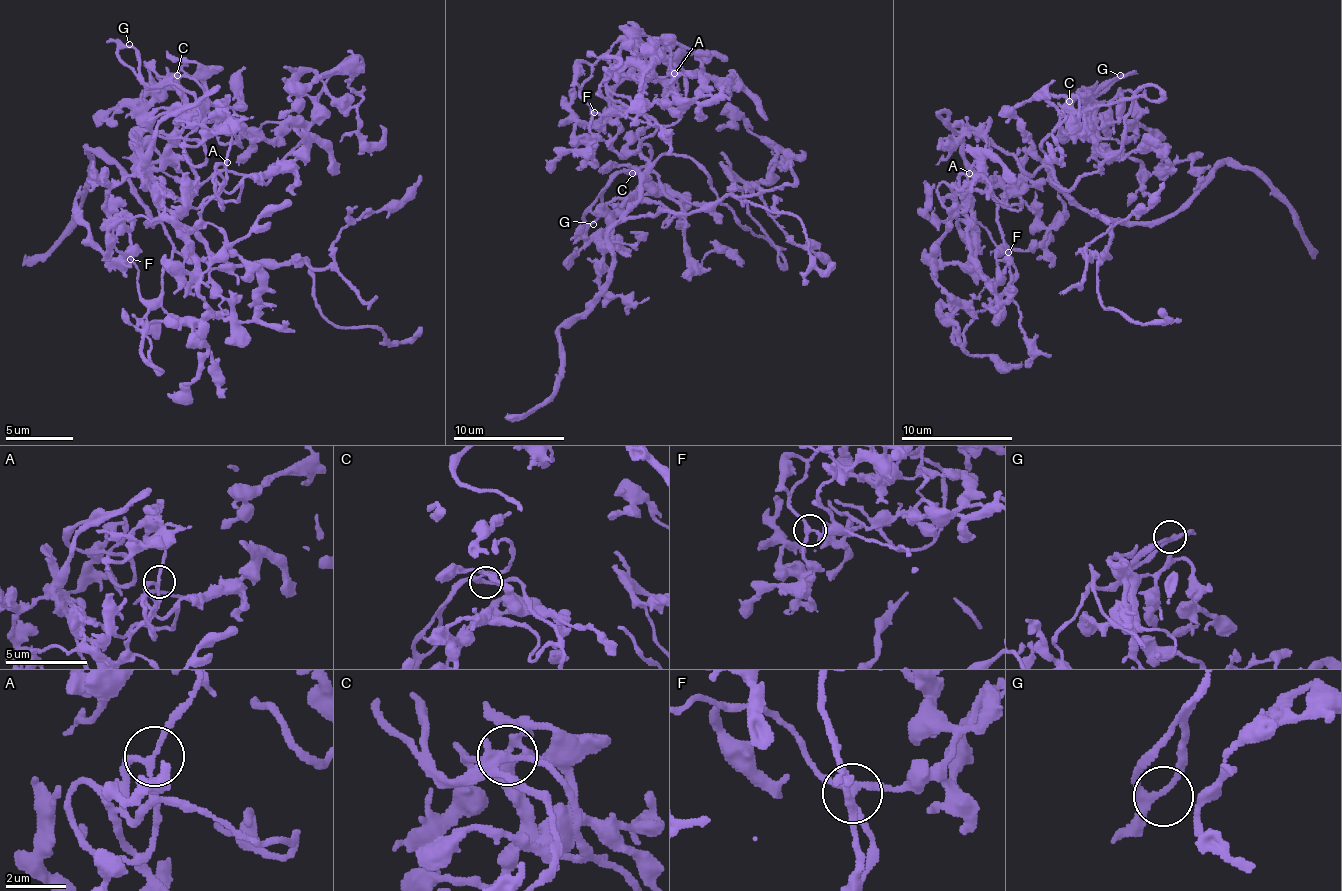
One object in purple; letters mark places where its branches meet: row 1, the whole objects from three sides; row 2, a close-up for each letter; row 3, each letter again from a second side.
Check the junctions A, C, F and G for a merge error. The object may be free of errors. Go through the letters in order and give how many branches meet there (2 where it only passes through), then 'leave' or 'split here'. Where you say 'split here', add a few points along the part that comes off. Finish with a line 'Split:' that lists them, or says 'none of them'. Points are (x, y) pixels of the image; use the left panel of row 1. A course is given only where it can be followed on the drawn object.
A: branches 3; leave
C: branches 3; leave
F: branches 3; leave
G: branches 3; leave
Split: none of them

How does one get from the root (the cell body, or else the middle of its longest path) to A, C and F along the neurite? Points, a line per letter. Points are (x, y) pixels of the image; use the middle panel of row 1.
A: (632, 154), (658, 126), (624, 112), (613, 87), (649, 45), (674, 64), (677, 89), (674, 73)
C: (632, 154), (641, 145), (649, 148), (649, 159), (644, 165), (632, 168), (632, 173)
F: (632, 154), (618, 154), (599, 128), (579, 123), (574, 128), (574, 134), (593, 148), (590, 131), (593, 112)

